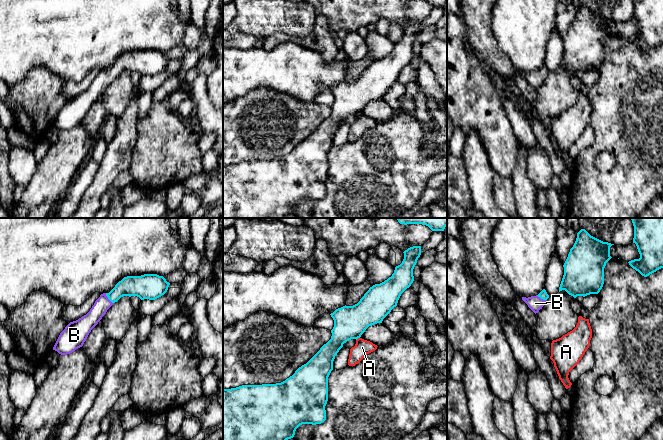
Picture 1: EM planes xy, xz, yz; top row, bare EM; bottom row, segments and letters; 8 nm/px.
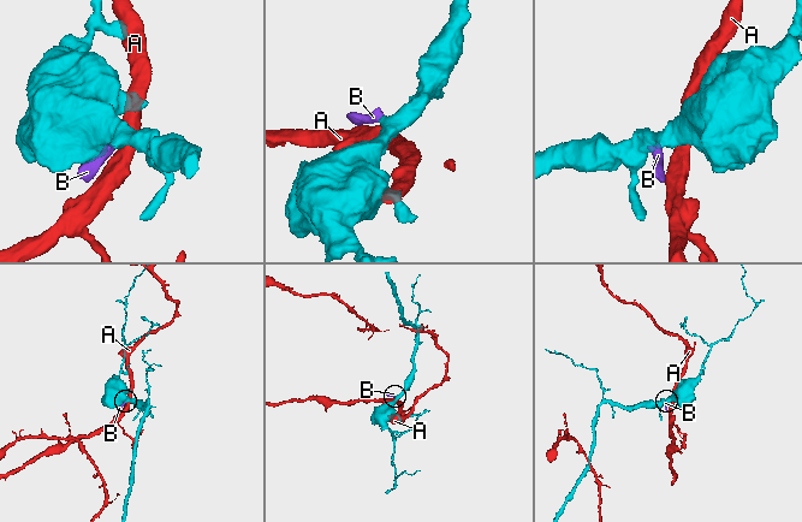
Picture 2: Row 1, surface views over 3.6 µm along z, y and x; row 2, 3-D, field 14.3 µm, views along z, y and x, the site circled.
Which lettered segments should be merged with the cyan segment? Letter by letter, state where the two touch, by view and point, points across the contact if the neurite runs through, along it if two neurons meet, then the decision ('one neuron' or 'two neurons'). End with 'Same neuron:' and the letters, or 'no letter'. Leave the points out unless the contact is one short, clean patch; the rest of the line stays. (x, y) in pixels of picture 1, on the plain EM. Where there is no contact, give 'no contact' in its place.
A: meets cyan in xz at (357, 114); border along xz (359, 113), (356, 116); two neurons
B: meets cyan in xy at (108, 74); runs through xy (129, 62), (108, 74), (102, 80); one neuron
Same neuron: B

